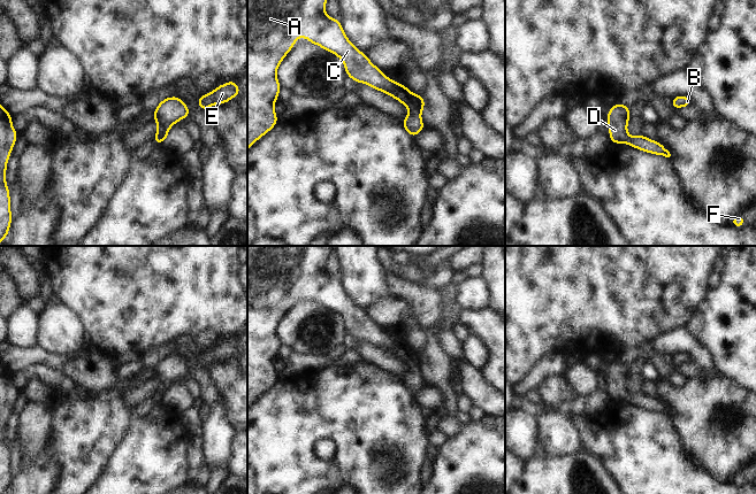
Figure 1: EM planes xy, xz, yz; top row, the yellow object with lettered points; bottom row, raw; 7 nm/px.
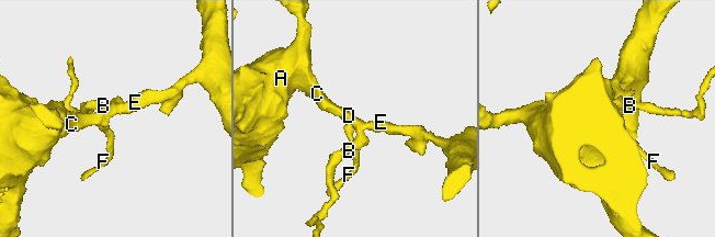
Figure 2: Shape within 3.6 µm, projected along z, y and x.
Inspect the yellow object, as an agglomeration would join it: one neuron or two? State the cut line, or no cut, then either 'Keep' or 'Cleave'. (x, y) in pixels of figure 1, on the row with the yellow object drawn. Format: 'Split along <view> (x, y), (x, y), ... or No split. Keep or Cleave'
No split. Keep.

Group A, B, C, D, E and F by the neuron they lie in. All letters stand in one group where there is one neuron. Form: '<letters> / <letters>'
A B C D E F

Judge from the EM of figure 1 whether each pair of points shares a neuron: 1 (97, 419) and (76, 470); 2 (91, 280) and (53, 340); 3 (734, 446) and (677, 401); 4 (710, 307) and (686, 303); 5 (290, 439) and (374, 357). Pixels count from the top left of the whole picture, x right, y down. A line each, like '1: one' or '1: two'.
1: one
2: two
3: one
4: two
5: two

